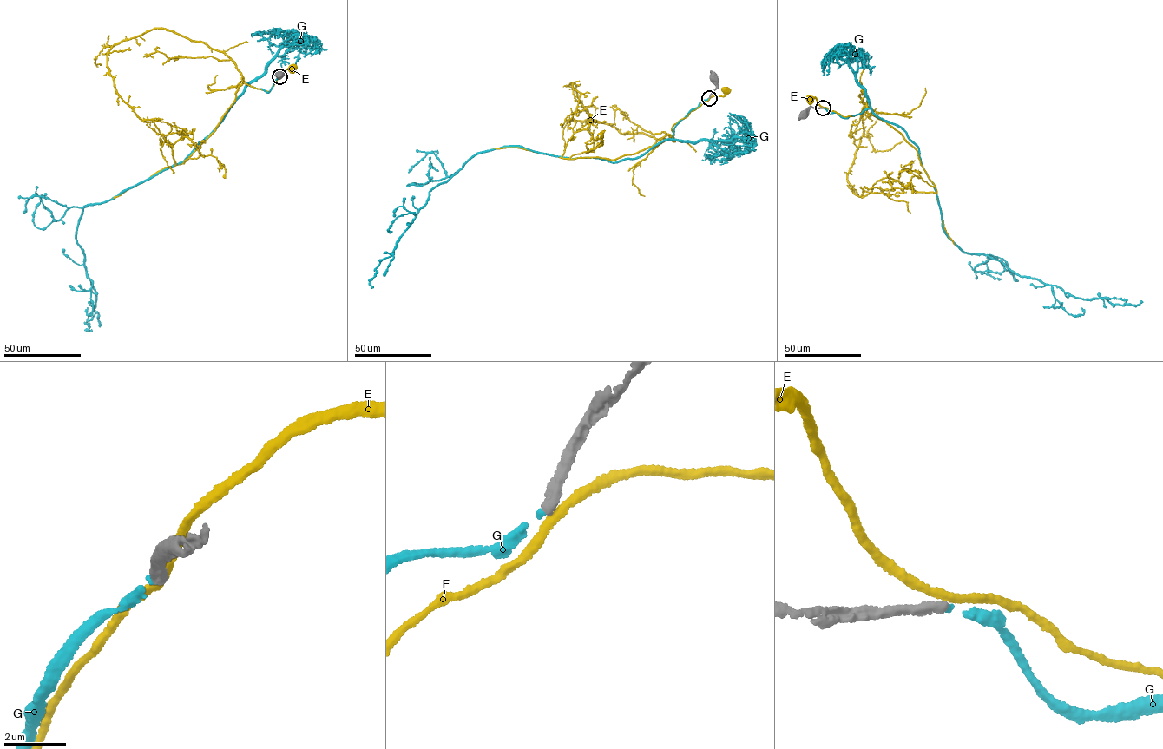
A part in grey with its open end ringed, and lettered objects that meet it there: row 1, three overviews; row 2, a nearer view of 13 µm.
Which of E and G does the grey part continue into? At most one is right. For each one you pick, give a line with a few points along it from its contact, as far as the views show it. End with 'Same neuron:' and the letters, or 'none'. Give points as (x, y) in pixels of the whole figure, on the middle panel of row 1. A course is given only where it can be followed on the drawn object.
G: Its course: (709, 97), (672, 138), (634, 158), (516, 146), (473, 155), (430, 192), (372, 287)
Same neuron: G

